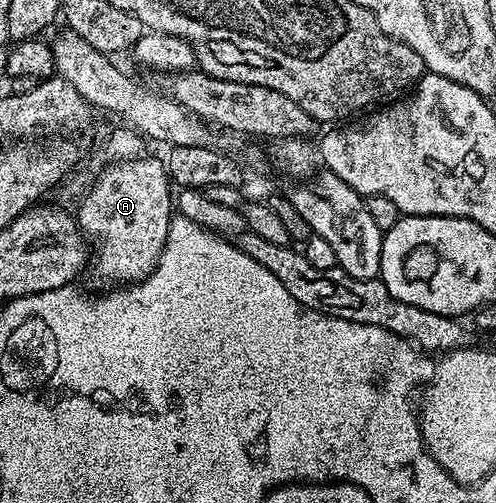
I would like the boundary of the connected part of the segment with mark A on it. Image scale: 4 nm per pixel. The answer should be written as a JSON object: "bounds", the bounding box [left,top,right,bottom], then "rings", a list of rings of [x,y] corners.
{"bounds":[75,157,175,285],"rings":[[[142,157],[139,159],[125,159],[121,163],[111,163],[104,168],[105,172],[97,179],[97,184],[90,189],[85,195],[85,200],[81,203],[81,208],[75,211],[75,218],[77,226],[81,228],[82,235],[91,244],[91,271],[98,275],[101,279],[110,279],[110,284],[113,285],[128,285],[130,283],[140,283],[141,280],[152,273],[155,269],[155,265],[159,261],[159,257],[163,253],[165,243],[169,239],[169,221],[175,214],[175,191],[171,186],[171,180],[169,178],[169,168],[164,162],[161,163],[157,159],[148,159],[148,157]]]}

